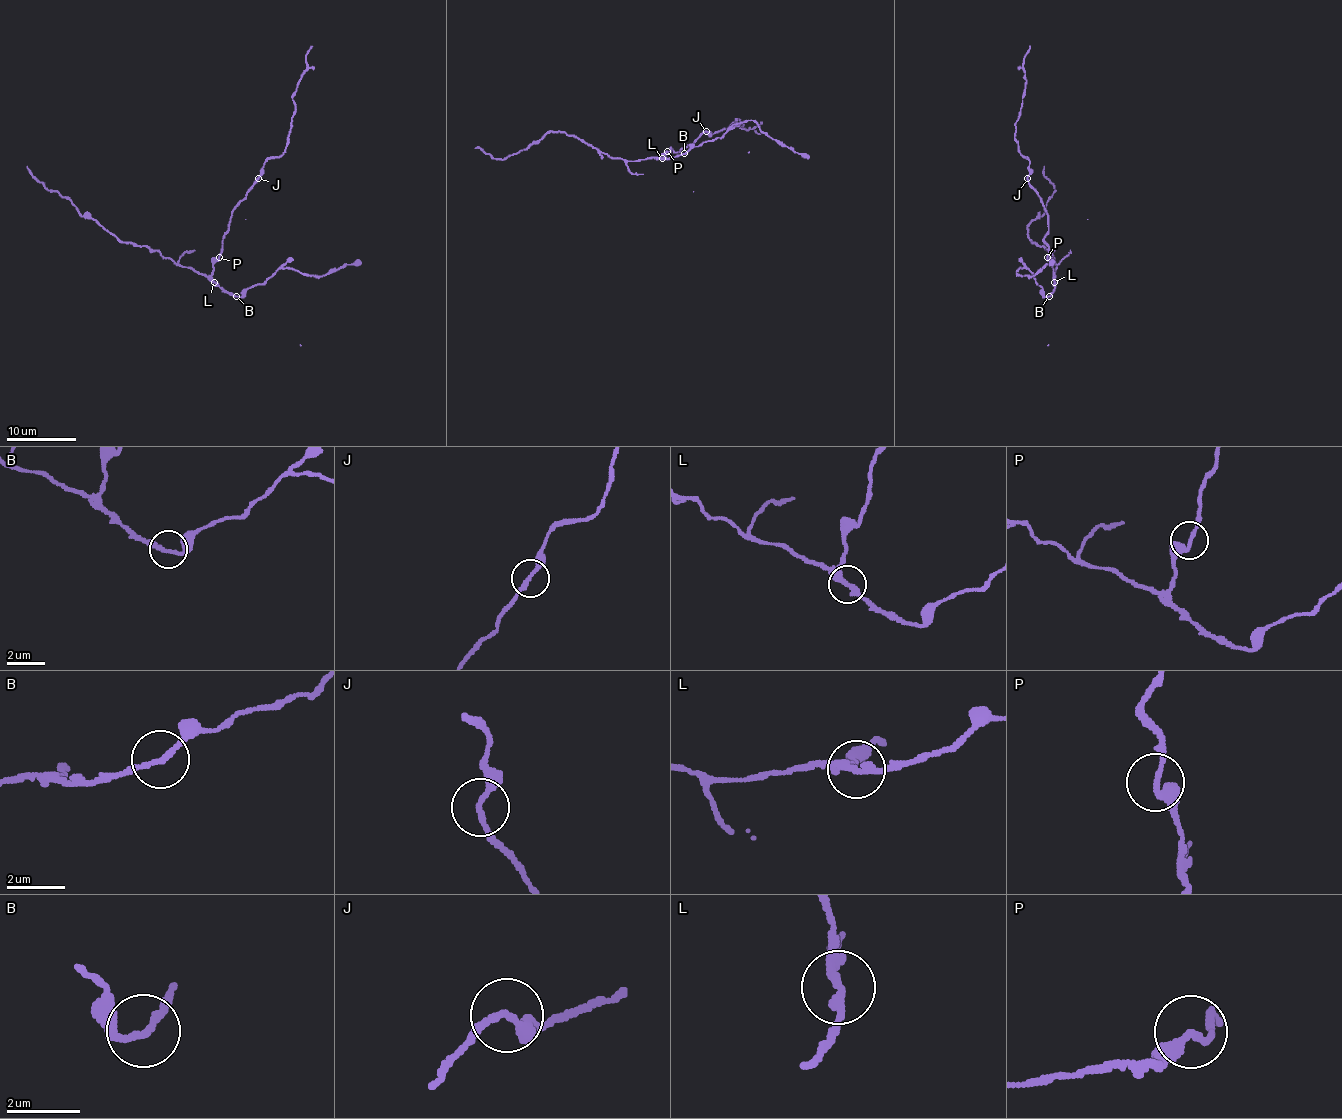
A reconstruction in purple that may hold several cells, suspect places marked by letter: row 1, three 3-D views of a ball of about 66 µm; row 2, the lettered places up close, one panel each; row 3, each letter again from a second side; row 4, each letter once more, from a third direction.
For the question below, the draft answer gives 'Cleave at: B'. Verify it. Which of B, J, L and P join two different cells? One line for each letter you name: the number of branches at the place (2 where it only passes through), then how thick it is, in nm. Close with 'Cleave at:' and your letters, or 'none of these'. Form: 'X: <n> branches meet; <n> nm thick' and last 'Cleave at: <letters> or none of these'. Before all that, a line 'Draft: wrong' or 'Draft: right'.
Draft: right
B: 2 branches meet; 170 nm thick
Cleave at: B

